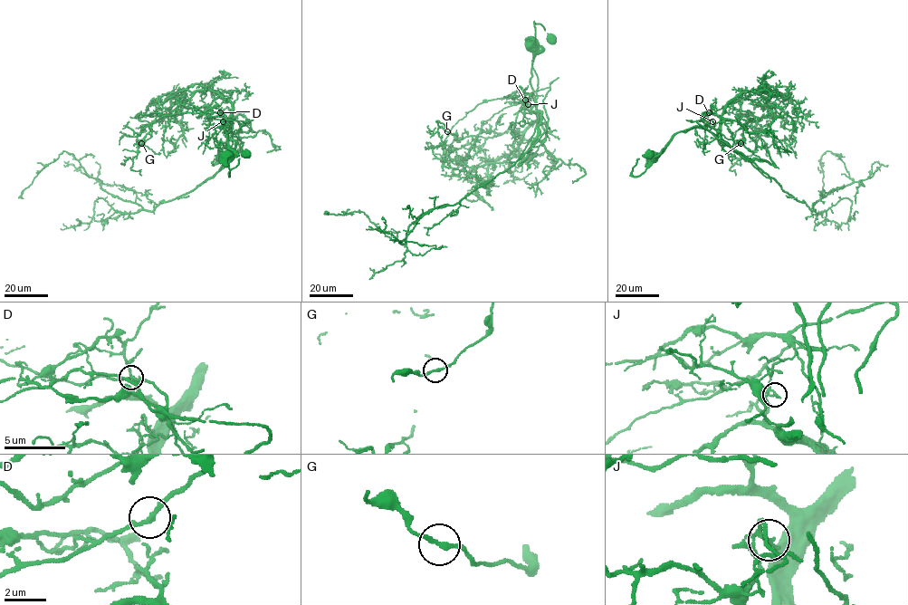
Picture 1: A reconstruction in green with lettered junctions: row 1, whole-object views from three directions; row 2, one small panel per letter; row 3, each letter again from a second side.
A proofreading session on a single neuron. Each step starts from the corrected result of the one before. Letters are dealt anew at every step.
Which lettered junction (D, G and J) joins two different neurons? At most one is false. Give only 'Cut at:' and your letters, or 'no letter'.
Cut at: J

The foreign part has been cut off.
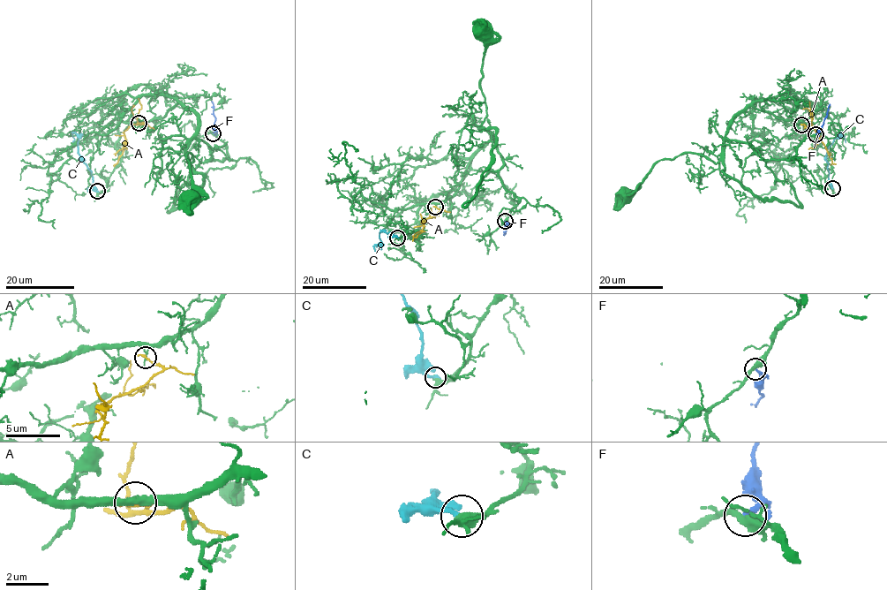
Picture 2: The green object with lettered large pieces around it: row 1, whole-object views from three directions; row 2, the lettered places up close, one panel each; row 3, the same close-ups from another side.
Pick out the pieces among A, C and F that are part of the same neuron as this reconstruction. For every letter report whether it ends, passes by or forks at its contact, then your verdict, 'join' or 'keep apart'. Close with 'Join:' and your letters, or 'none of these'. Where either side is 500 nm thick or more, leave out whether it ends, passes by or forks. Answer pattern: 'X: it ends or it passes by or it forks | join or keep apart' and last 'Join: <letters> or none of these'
A: it ends | keep apart
C: it ends | keep apart
F: it ends | keep apart
Join: none of these

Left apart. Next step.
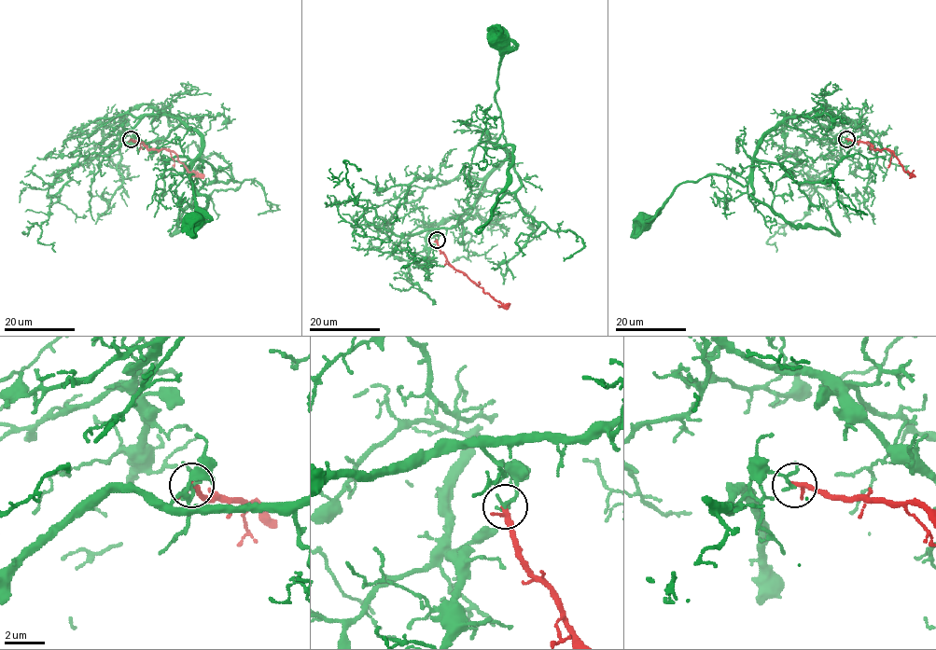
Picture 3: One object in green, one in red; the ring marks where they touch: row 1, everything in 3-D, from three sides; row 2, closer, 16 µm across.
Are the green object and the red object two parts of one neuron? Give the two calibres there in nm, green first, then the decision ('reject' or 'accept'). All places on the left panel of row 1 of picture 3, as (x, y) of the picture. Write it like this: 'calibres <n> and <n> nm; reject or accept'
calibres 140 and 280 nm; reject

